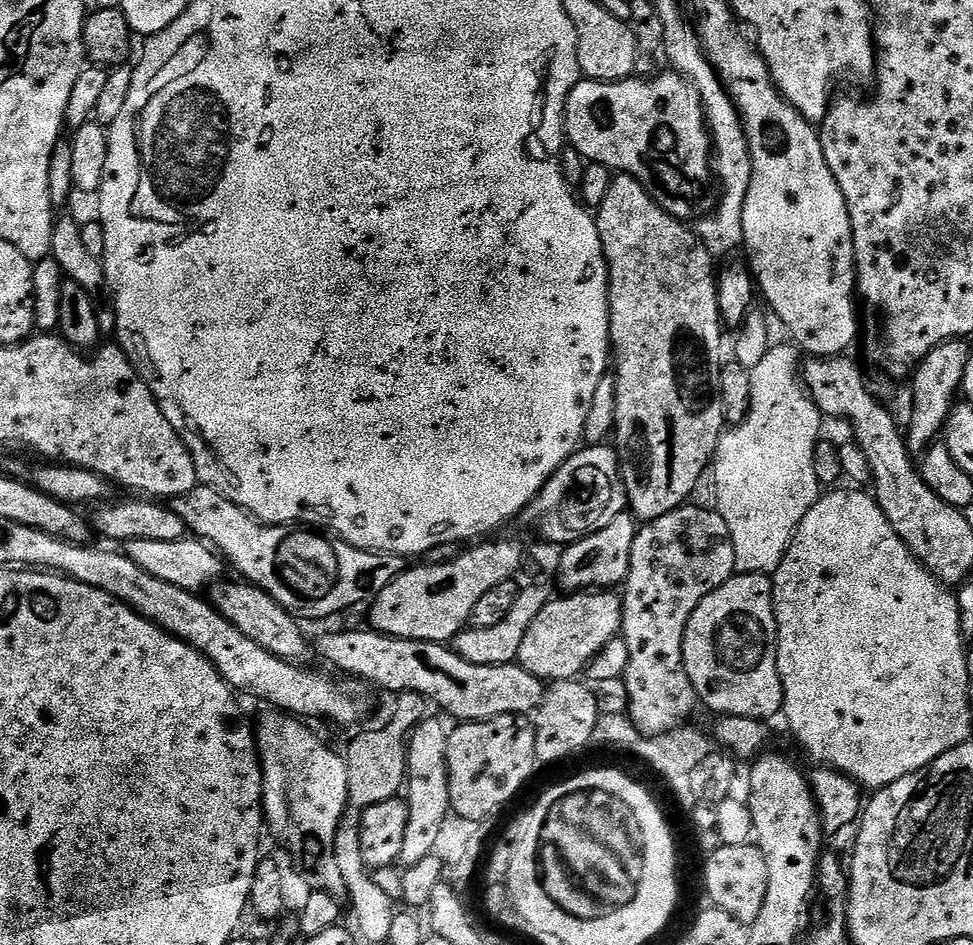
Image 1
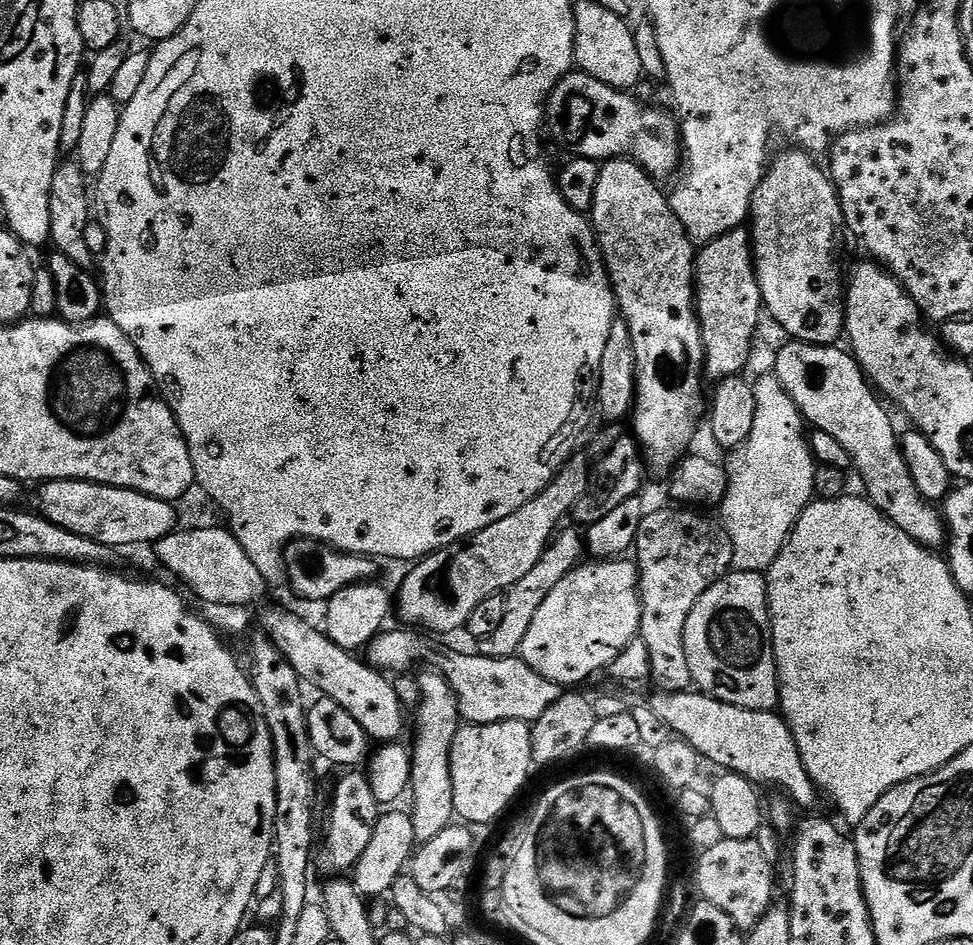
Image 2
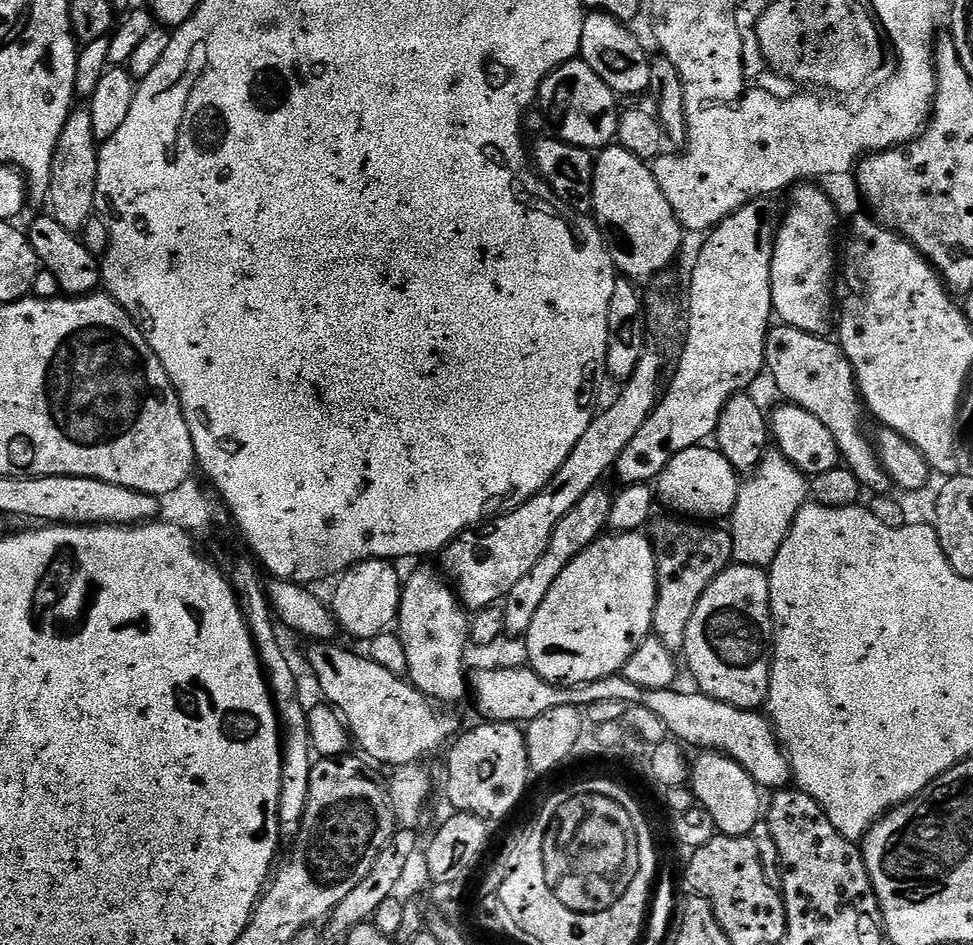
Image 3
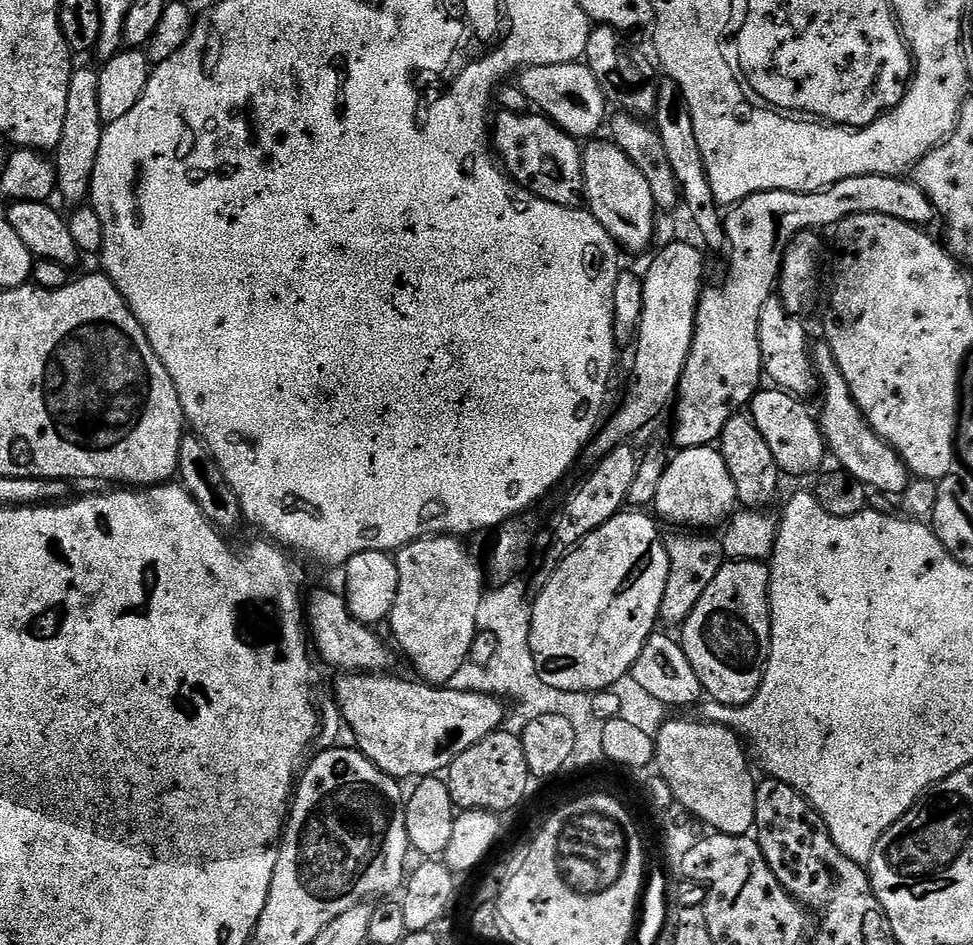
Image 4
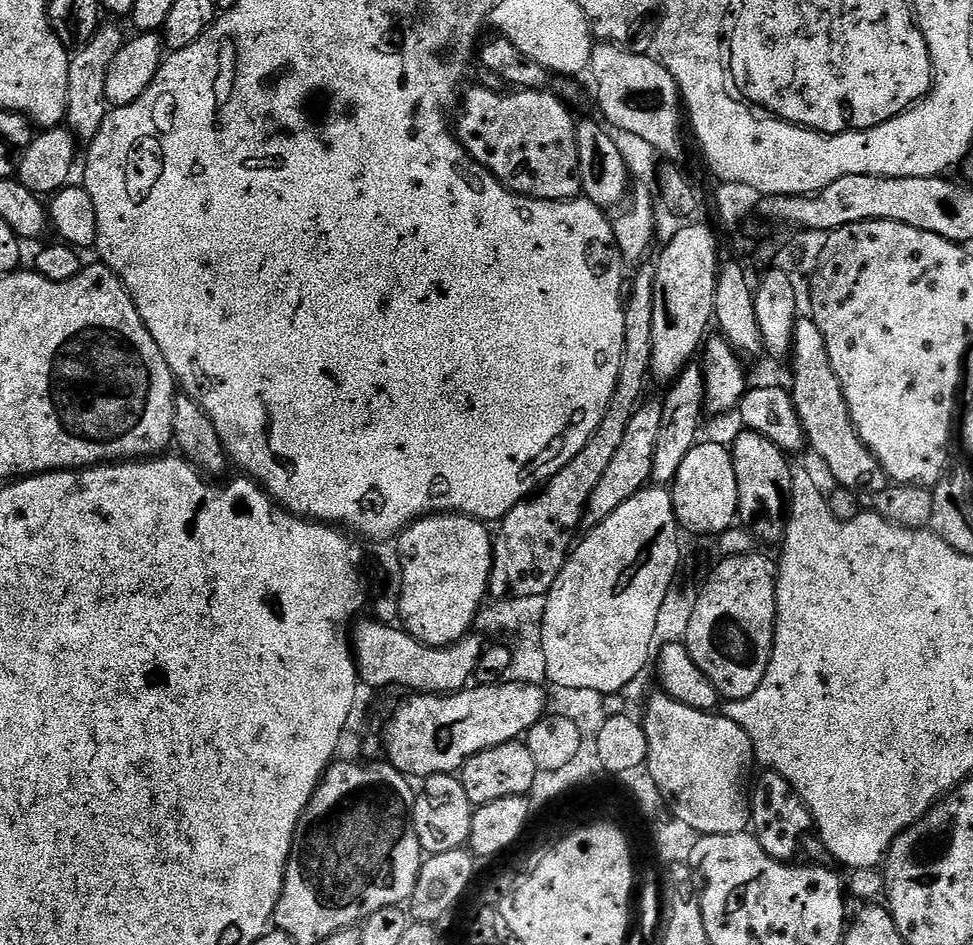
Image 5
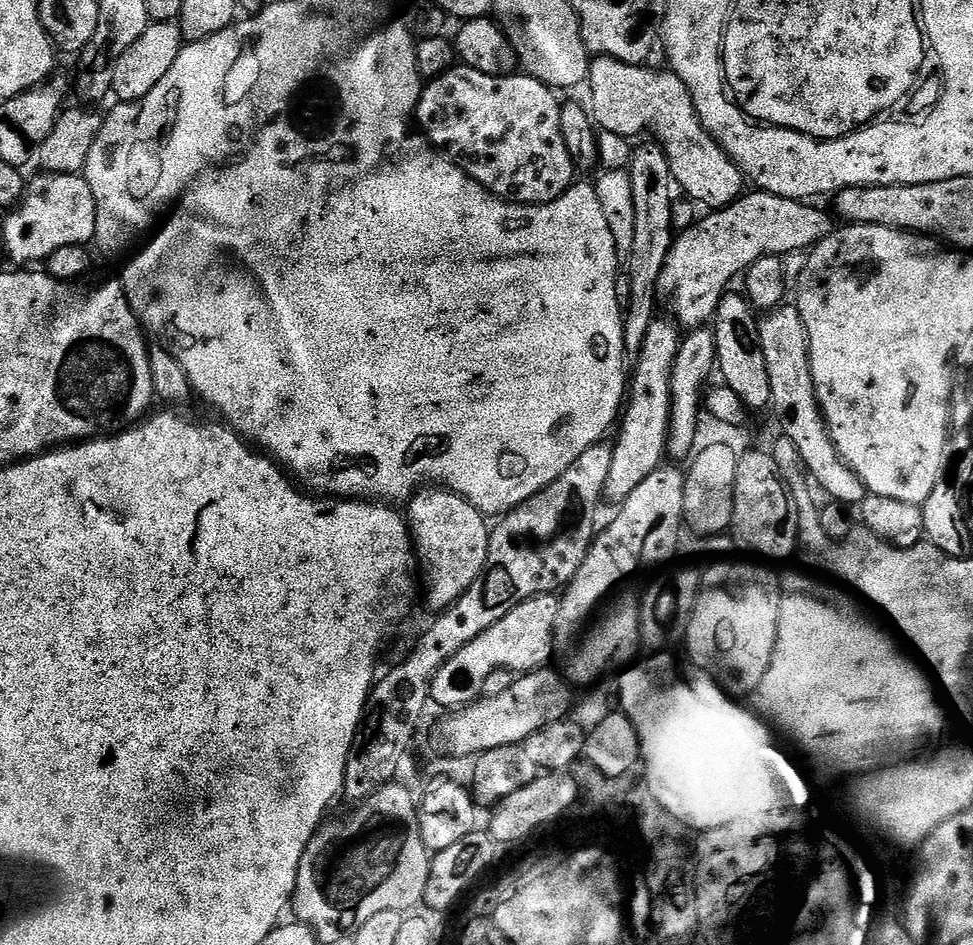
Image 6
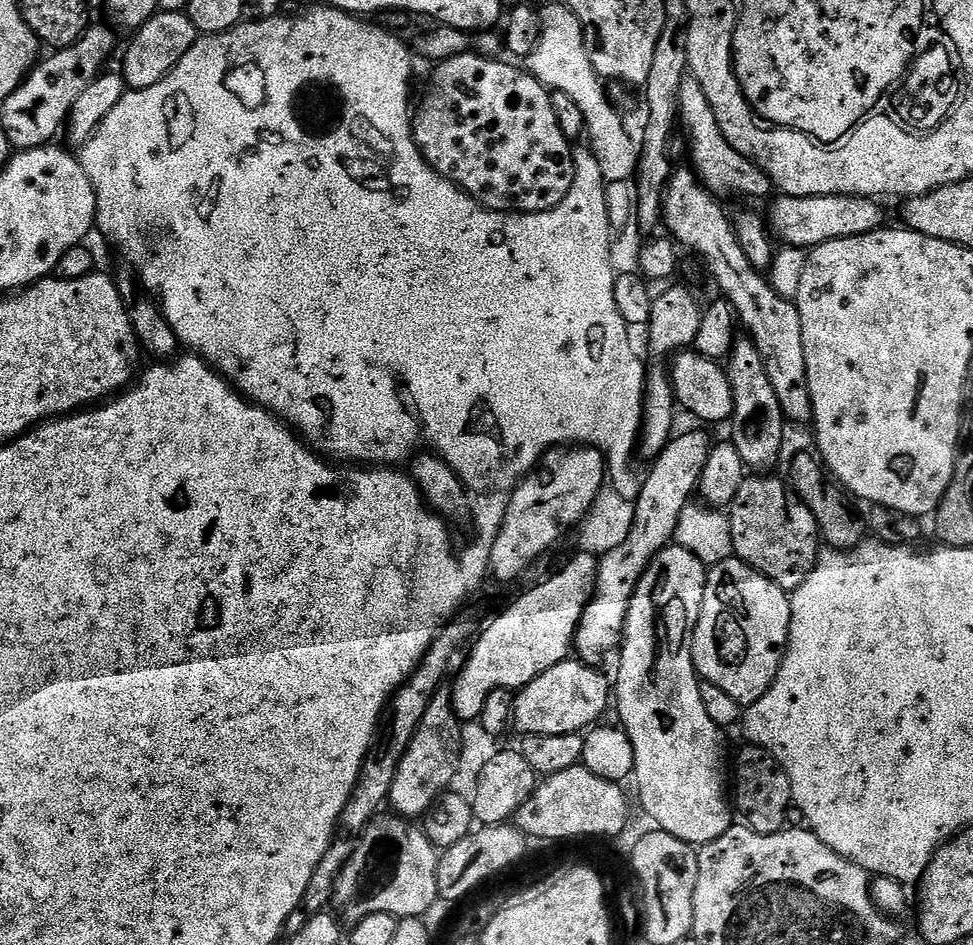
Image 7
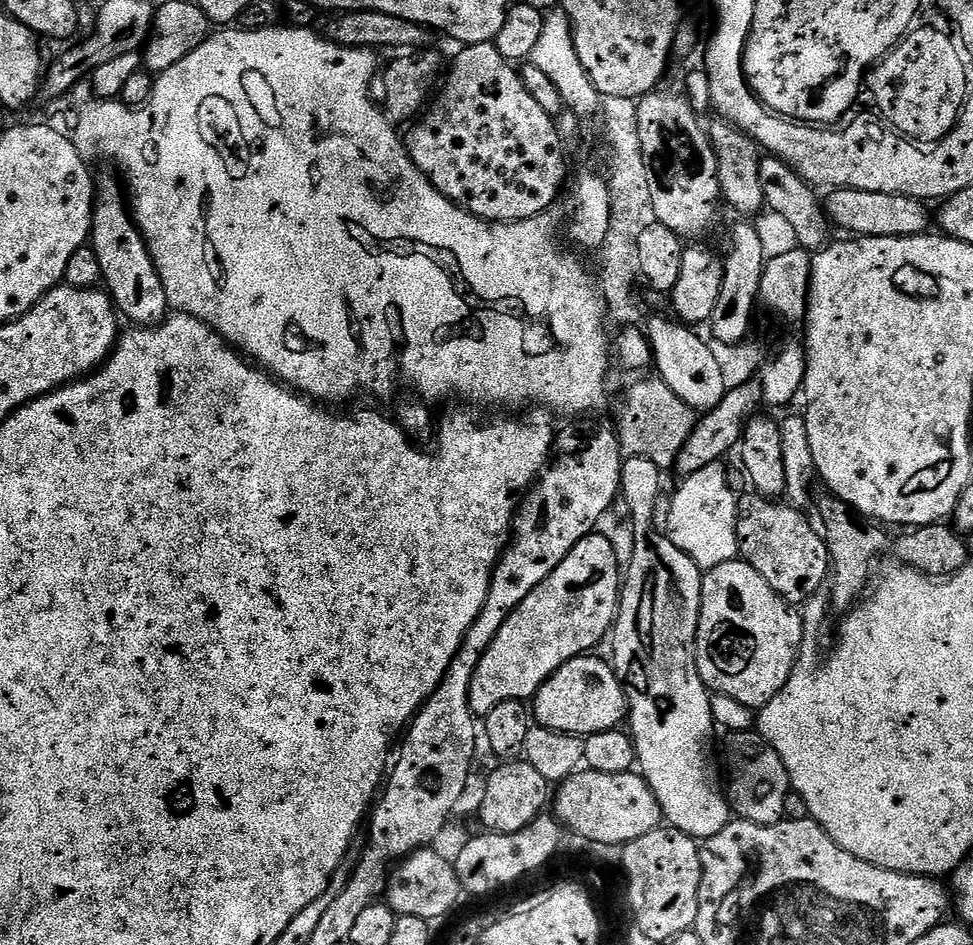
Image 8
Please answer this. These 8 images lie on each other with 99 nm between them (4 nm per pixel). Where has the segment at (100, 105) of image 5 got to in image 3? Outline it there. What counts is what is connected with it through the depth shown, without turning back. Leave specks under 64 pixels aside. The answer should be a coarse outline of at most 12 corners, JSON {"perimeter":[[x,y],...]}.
{"perimeter":[[88,106],[54,146],[47,207],[77,234],[96,212],[100,148]]}

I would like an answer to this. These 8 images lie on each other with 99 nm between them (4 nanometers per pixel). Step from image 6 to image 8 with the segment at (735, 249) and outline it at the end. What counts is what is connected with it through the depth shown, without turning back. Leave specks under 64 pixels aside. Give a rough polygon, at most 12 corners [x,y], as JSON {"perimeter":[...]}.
{"perimeter":[[837,188],[826,196],[841,233],[922,236],[929,205],[913,196]]}

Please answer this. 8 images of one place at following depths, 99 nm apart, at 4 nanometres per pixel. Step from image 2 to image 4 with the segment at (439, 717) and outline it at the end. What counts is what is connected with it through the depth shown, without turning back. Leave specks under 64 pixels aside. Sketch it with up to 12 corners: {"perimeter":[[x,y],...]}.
{"perimeter":[[456,534],[394,556],[390,615],[415,675],[446,686],[470,660],[486,593]]}

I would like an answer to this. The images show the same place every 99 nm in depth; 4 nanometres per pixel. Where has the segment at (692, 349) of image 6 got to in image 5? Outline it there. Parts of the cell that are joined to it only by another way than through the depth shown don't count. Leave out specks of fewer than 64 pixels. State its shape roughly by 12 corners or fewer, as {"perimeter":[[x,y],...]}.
{"perimeter":[[703,367],[662,396],[651,483],[673,483],[706,416]]}

